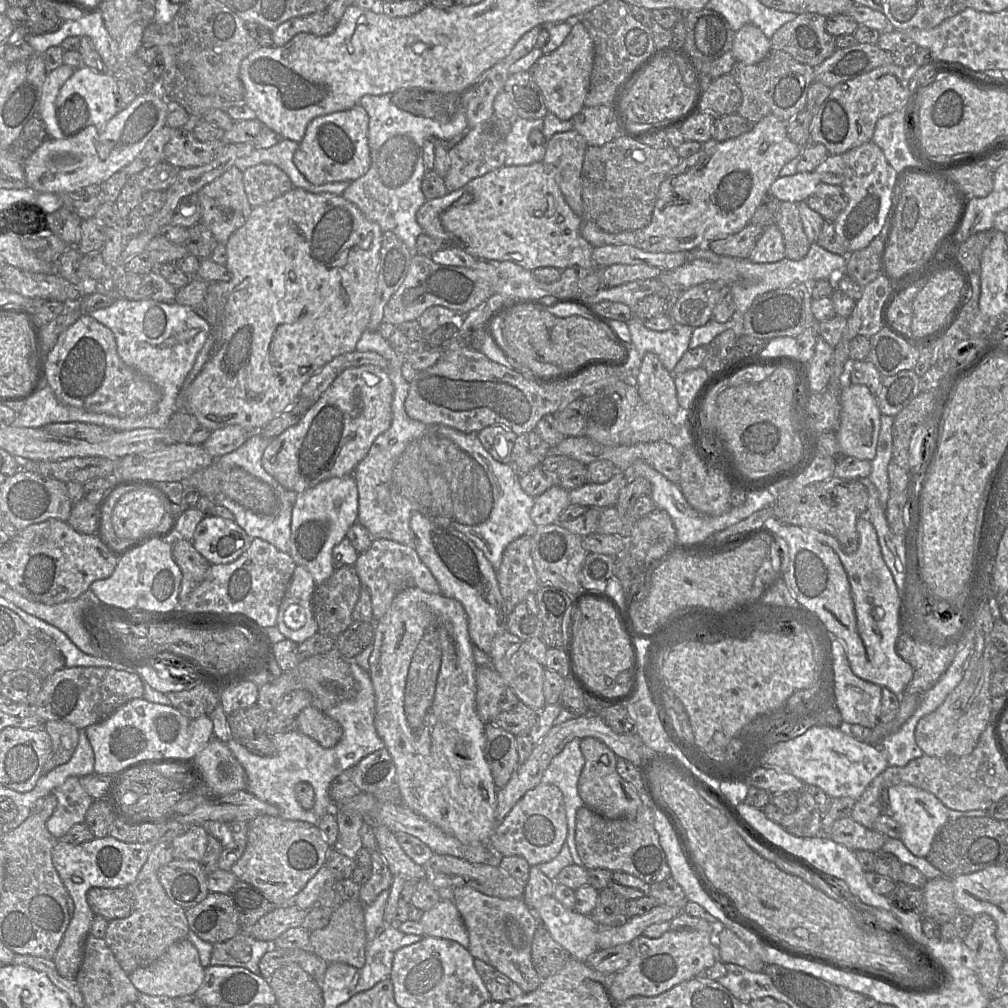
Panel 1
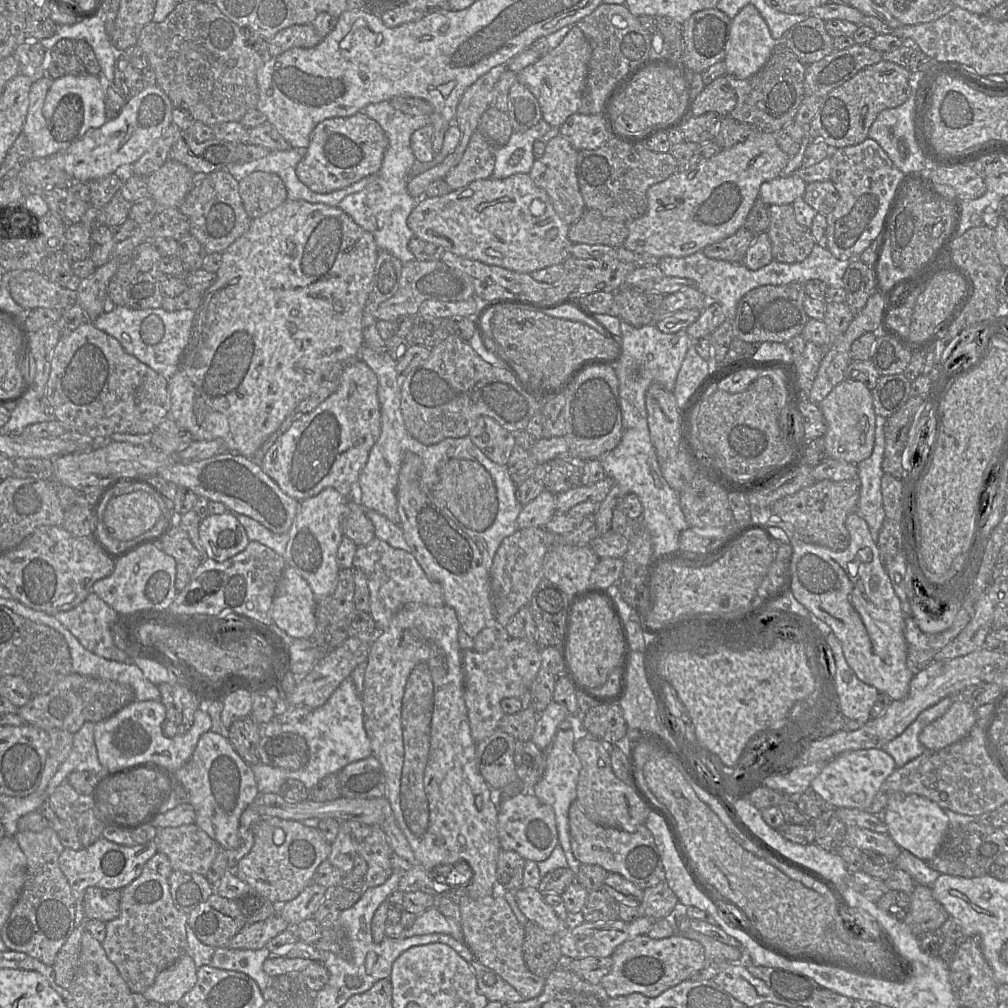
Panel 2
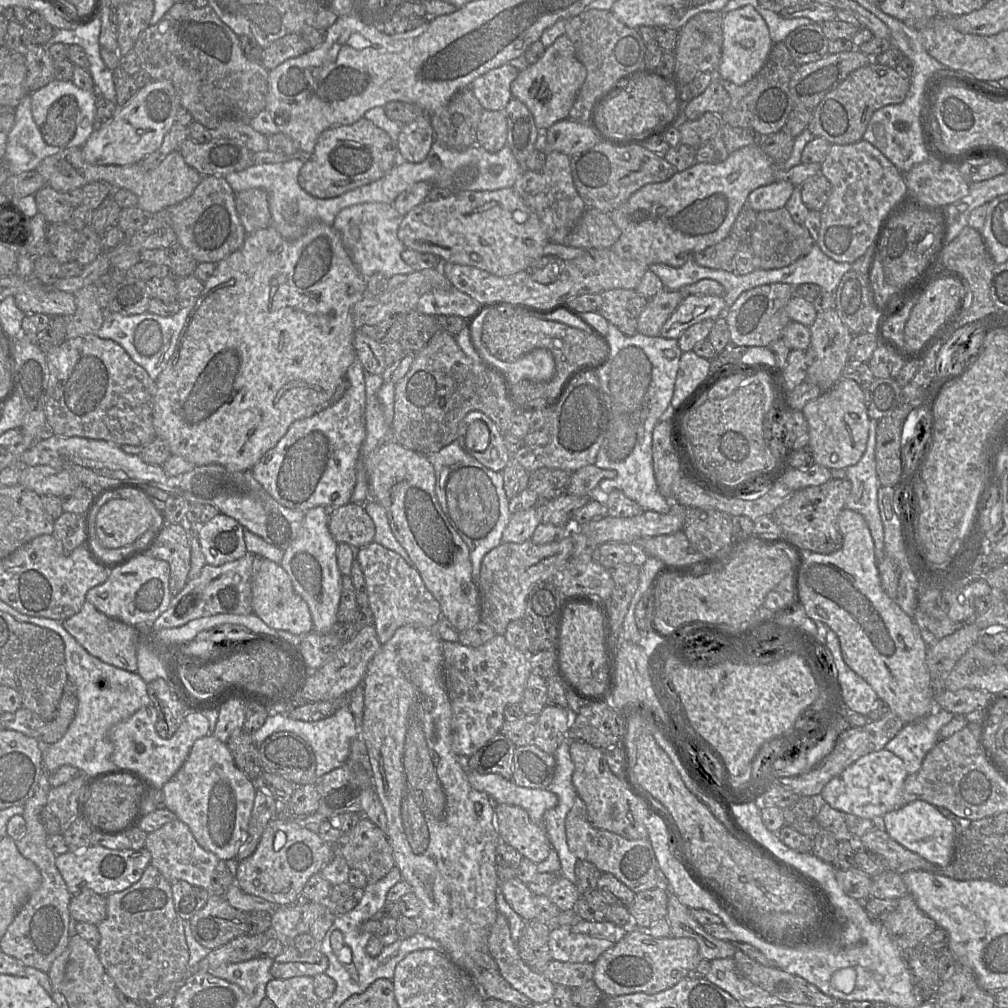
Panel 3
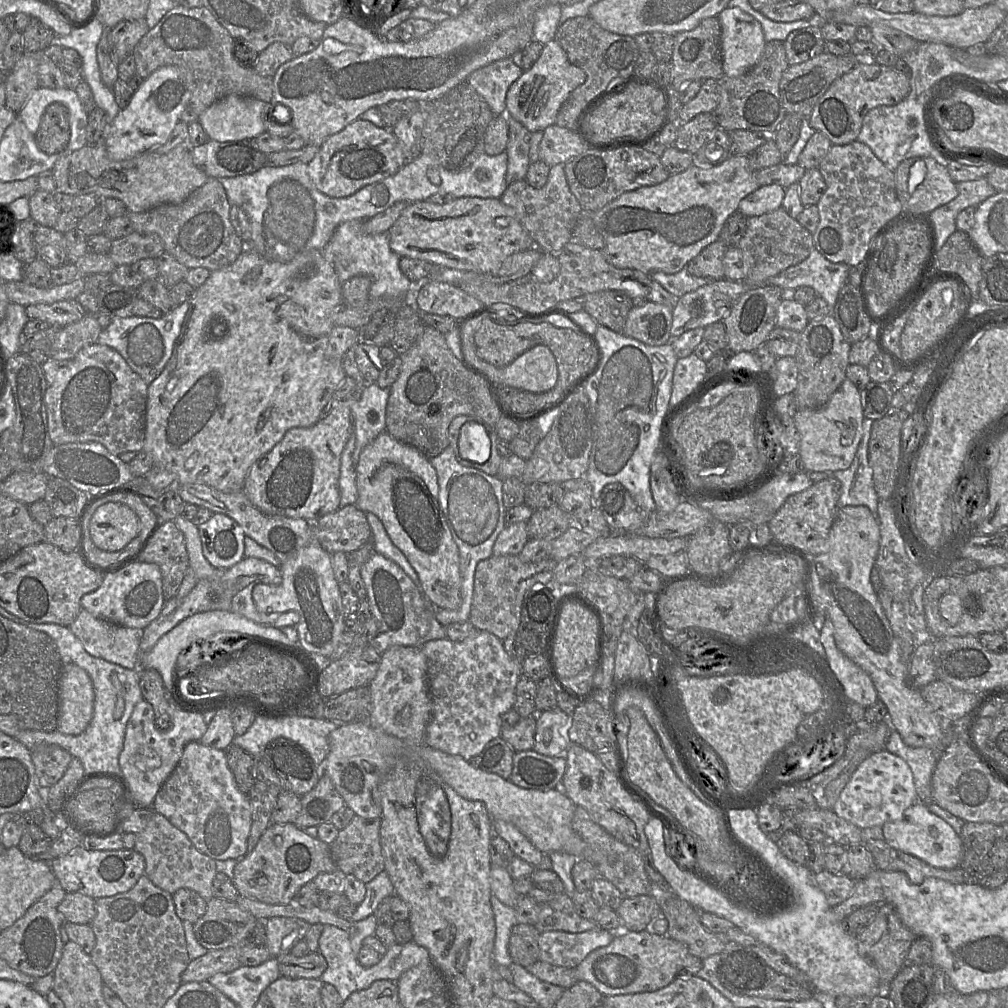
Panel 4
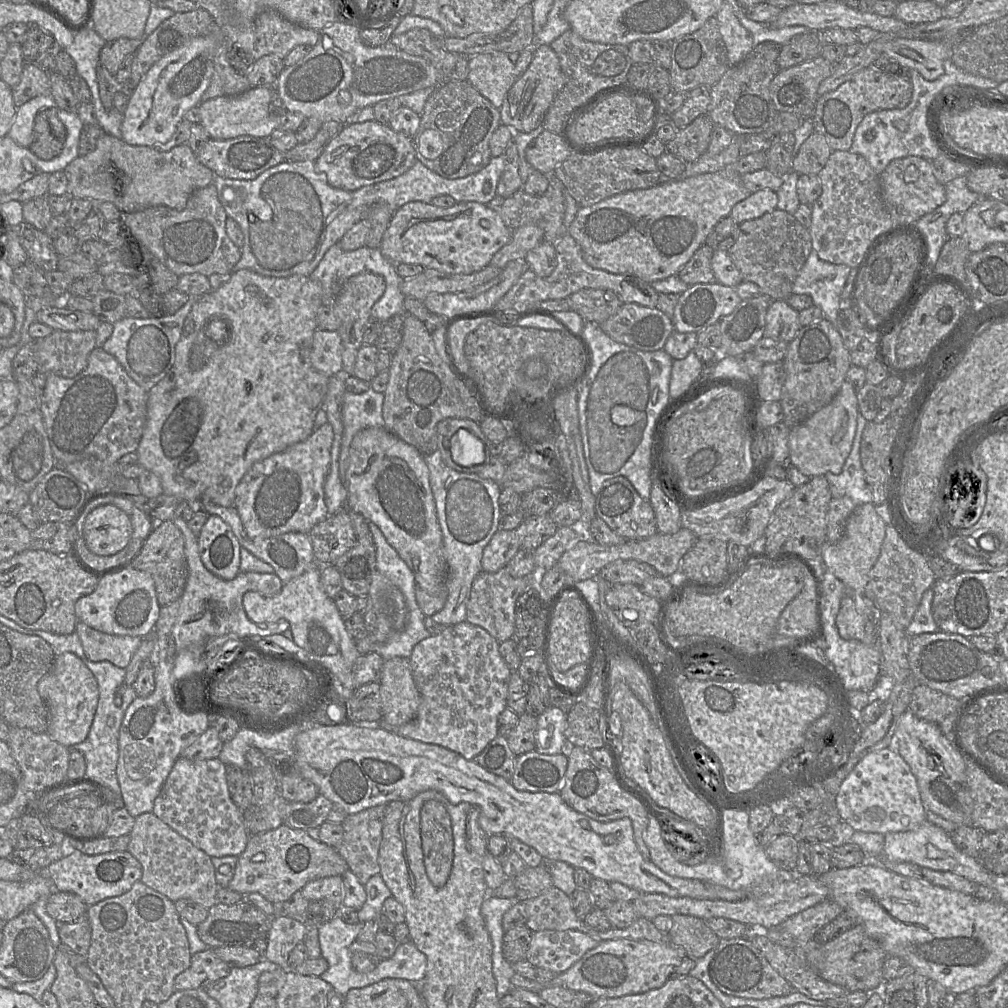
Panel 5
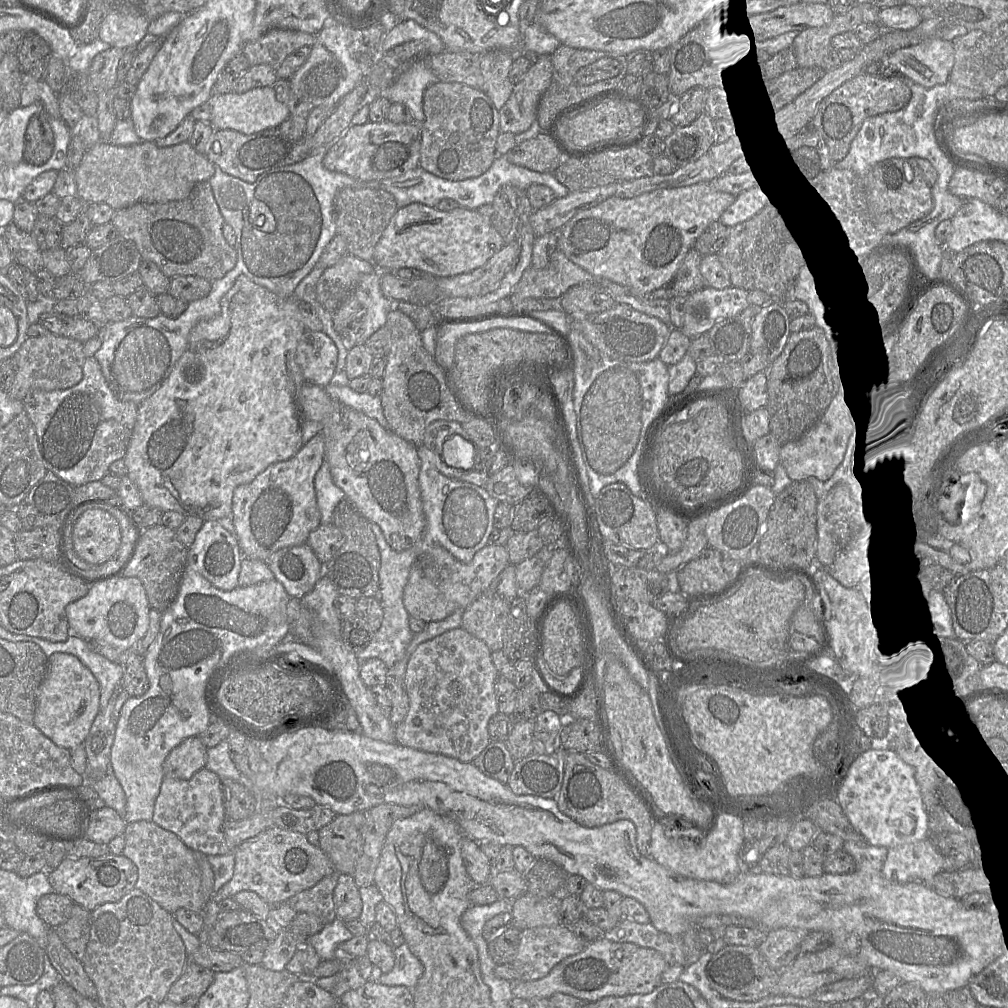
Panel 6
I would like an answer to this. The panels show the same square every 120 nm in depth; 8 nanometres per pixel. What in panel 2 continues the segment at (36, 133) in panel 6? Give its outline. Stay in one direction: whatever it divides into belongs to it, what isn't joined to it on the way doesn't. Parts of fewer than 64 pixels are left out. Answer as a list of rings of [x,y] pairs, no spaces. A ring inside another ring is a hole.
[[[68,94],[52,112],[48,126],[55,140],[72,143],[78,137],[85,118],[85,109],[80,94]]]

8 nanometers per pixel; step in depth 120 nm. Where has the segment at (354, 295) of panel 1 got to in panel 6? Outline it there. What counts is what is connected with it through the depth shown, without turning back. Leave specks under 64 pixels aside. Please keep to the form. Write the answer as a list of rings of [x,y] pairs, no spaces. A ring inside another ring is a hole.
[[[239,275],[231,289],[221,299],[219,315],[199,321],[190,331],[188,347],[175,364],[162,386],[138,405],[134,430],[124,457],[127,476],[138,488],[145,505],[166,511],[177,511],[185,516],[198,516],[204,521],[230,519],[233,494],[236,487],[250,483],[269,465],[291,459],[304,445],[301,418],[298,411],[298,395],[305,384],[302,371],[296,361],[298,343],[306,329],[300,320],[298,301],[281,298],[270,290],[255,284],[247,276]]]

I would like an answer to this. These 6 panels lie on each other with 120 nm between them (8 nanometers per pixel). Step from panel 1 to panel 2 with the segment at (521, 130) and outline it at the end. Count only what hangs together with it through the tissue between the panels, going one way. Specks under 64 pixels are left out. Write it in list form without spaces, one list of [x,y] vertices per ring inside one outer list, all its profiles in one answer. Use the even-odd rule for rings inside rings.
[[[543,119],[525,132],[512,132],[508,142],[502,147],[495,147],[494,179],[505,179],[514,174],[529,174],[535,158],[533,145],[551,129]]]

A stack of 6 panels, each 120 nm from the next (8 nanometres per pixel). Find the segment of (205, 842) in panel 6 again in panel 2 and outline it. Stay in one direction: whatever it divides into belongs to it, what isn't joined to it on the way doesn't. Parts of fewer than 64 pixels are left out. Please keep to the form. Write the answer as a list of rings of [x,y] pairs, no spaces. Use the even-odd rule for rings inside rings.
[[[208,731],[202,734],[191,758],[172,776],[171,790],[179,783],[187,794],[187,802],[192,805],[196,818],[195,824],[217,842],[219,847],[229,851],[239,845],[238,827],[242,812],[259,795],[255,776],[248,765],[235,751],[228,738]]]

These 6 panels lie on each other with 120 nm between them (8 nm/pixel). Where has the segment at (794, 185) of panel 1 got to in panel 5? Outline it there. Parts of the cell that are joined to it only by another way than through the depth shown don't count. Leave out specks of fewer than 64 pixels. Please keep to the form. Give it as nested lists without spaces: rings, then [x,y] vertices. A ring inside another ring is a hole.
[[[762,189],[735,204],[729,217],[737,224],[741,224],[772,212],[777,209],[777,203],[778,196],[775,191]]]

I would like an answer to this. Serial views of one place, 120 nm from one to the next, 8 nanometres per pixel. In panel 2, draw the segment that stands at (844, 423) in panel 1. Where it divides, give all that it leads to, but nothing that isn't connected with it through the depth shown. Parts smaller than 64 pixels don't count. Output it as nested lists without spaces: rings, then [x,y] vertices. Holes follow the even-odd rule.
[[[843,380],[818,403],[826,422],[826,456],[858,464],[870,457],[875,442],[876,414],[871,391],[860,381]]]

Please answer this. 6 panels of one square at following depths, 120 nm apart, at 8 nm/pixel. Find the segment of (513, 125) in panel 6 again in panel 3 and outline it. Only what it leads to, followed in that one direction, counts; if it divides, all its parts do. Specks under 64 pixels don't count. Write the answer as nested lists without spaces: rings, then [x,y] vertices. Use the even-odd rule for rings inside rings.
[[[566,34],[546,48],[542,57],[520,71],[511,83],[512,97],[524,103],[533,115],[538,129],[548,129],[558,121],[569,119],[569,112],[587,76],[585,66],[577,59],[575,48]]]

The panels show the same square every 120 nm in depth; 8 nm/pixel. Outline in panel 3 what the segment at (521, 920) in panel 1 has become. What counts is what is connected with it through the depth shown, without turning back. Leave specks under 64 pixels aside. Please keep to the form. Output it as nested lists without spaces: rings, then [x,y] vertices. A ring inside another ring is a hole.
[[[501,913],[490,929],[487,951],[497,963],[500,975],[533,1003],[544,1003],[552,997],[555,984],[524,963],[517,943],[511,938],[508,920]]]

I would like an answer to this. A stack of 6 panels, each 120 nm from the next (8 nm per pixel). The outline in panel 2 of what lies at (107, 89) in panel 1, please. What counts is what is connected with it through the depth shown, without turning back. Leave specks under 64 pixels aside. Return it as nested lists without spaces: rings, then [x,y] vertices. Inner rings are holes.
[[[66,74],[53,80],[42,108],[46,121],[51,120],[52,112],[68,94],[80,94],[85,109],[84,122],[77,139],[82,138],[88,130],[98,129],[104,125],[107,121],[104,82],[91,74],[85,76]]]

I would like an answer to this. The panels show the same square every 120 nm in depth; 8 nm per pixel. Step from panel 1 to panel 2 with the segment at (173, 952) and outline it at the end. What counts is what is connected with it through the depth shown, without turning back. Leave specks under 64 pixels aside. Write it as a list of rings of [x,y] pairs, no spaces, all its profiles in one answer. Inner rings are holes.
[[[185,953],[172,966],[161,971],[142,995],[165,1006],[178,1002],[196,984],[197,969],[192,957]]]

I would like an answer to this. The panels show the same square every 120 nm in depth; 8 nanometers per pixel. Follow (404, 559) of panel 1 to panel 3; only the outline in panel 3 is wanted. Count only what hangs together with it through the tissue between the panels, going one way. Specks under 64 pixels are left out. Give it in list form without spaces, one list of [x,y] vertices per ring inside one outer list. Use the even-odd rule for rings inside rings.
[[[373,541],[356,549],[356,558],[365,577],[369,607],[381,644],[388,642],[402,626],[433,628],[443,619],[439,602],[426,588],[418,570],[398,553]]]

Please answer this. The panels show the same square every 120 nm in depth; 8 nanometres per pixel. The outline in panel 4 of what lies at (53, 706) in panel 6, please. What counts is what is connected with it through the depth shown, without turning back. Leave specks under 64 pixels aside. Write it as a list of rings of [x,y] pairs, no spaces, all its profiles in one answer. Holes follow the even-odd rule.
[[[74,663],[63,665],[59,679],[57,731],[79,735],[93,716],[95,693],[88,673]]]

